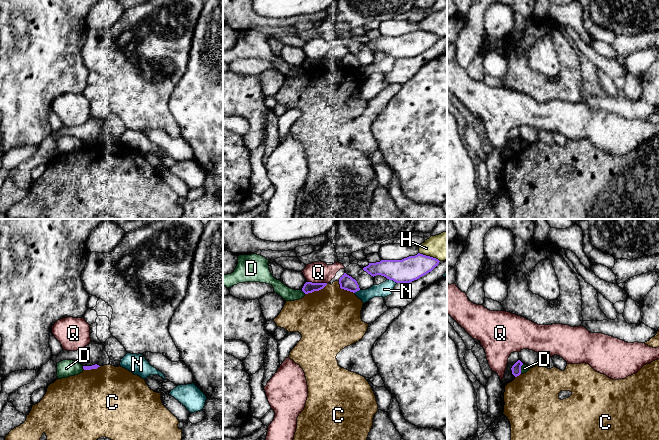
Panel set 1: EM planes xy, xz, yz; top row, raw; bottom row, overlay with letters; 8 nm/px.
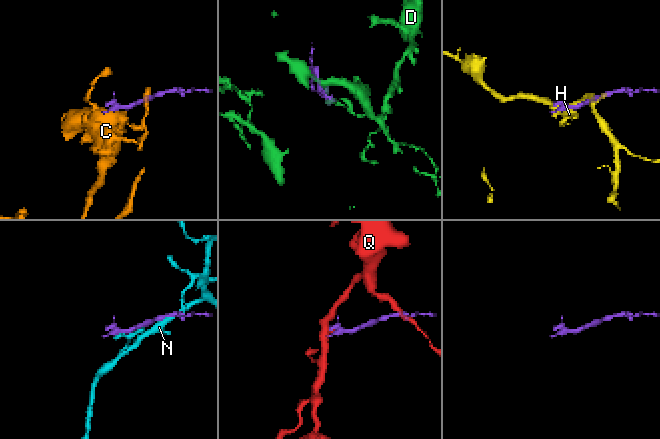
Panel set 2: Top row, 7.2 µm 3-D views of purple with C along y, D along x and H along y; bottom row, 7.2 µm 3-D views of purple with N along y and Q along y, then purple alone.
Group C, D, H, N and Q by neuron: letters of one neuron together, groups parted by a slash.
C / D / H / N / Q

